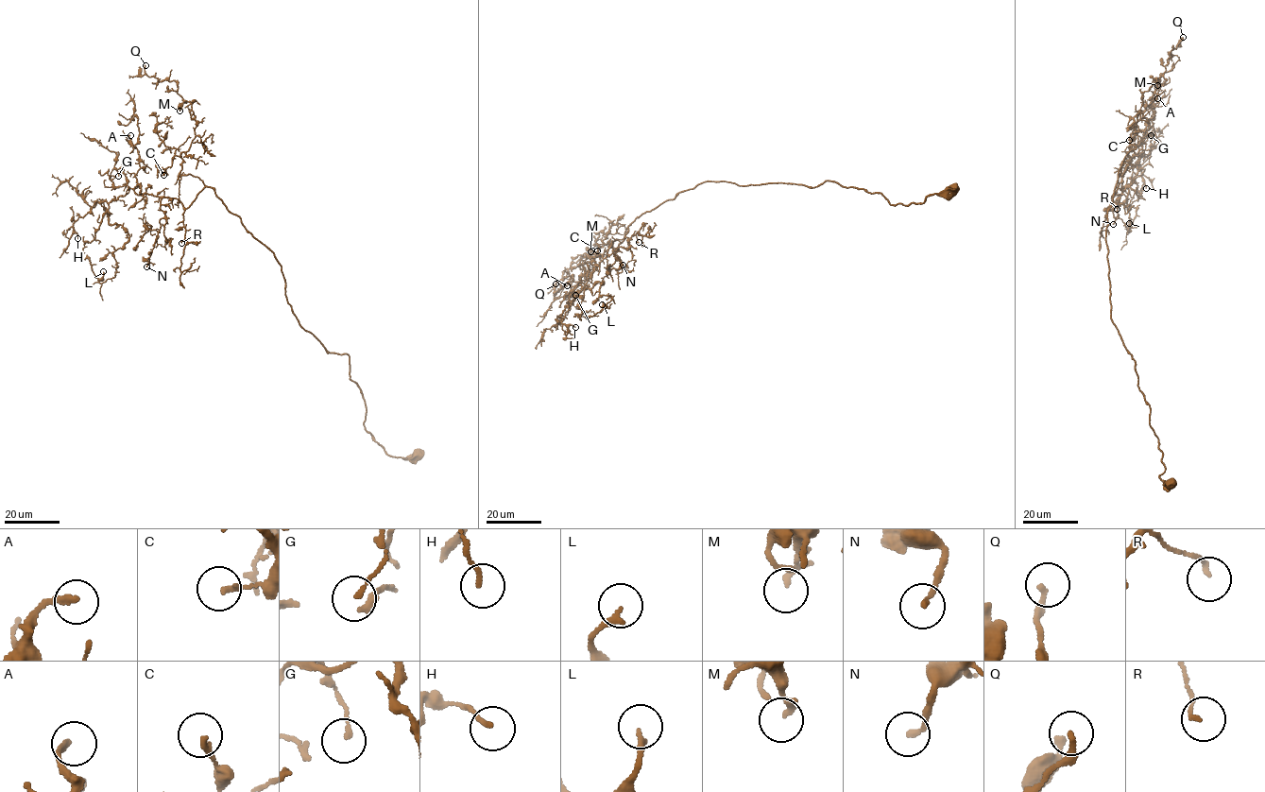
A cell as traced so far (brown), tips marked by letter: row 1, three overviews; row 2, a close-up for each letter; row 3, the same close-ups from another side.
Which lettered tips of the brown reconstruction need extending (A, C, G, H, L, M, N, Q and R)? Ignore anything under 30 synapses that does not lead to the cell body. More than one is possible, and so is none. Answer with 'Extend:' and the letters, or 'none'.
Extend: none

